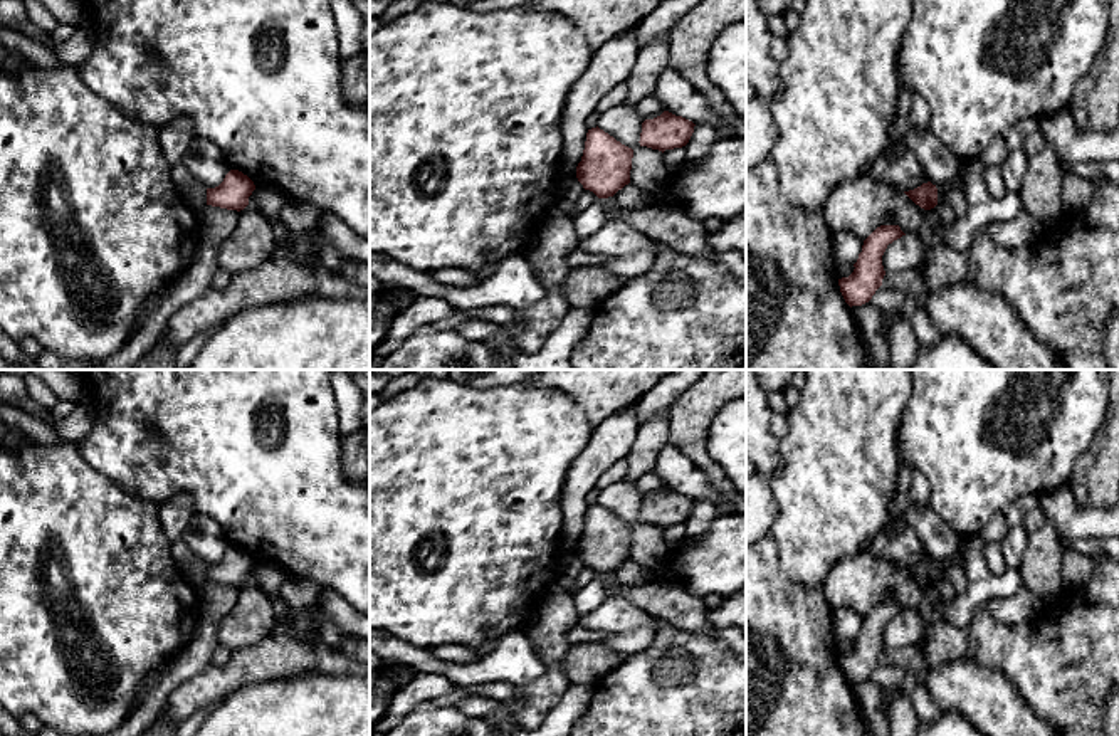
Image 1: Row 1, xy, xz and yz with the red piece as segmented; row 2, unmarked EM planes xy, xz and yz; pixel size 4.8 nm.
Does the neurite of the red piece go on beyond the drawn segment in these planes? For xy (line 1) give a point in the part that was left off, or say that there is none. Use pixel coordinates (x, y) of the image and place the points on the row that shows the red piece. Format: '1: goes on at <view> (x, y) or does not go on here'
1: does not go on here

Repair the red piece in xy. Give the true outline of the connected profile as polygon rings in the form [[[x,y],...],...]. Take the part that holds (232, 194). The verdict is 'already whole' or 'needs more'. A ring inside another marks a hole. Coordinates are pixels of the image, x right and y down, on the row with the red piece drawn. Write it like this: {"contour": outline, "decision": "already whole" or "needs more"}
{"contour": [[[230,170],[215,188],[207,188],[207,205],[227,210],[244,210],[255,190],[254,181],[239,170]]], "decision": "already whole"}

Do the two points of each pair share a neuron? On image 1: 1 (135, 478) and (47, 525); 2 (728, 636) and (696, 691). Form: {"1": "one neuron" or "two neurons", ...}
{"1": "two neurons", "2": "two neurons"}

